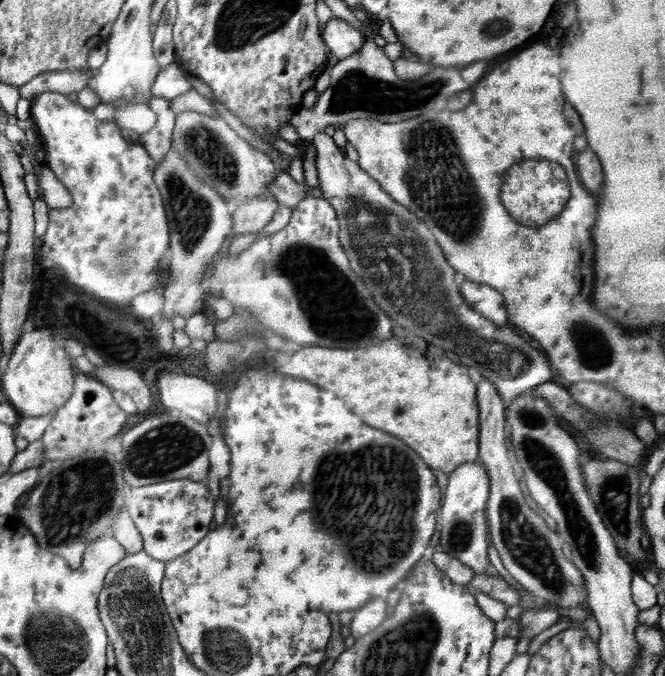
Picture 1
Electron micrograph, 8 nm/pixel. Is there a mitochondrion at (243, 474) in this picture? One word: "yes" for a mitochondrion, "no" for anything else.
no

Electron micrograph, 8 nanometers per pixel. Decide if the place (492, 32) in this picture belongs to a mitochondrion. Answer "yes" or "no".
yes

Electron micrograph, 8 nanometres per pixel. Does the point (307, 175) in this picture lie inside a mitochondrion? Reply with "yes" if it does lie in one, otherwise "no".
no

